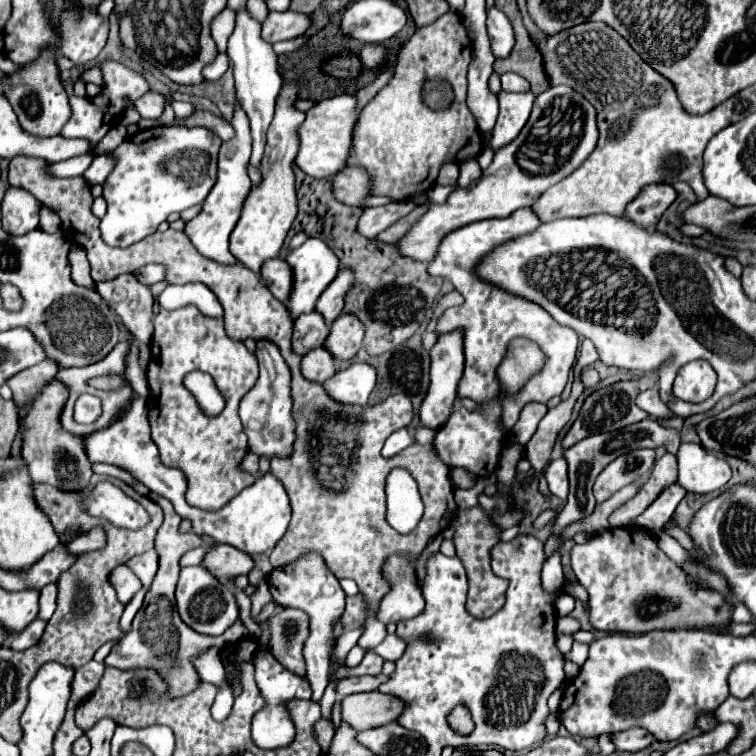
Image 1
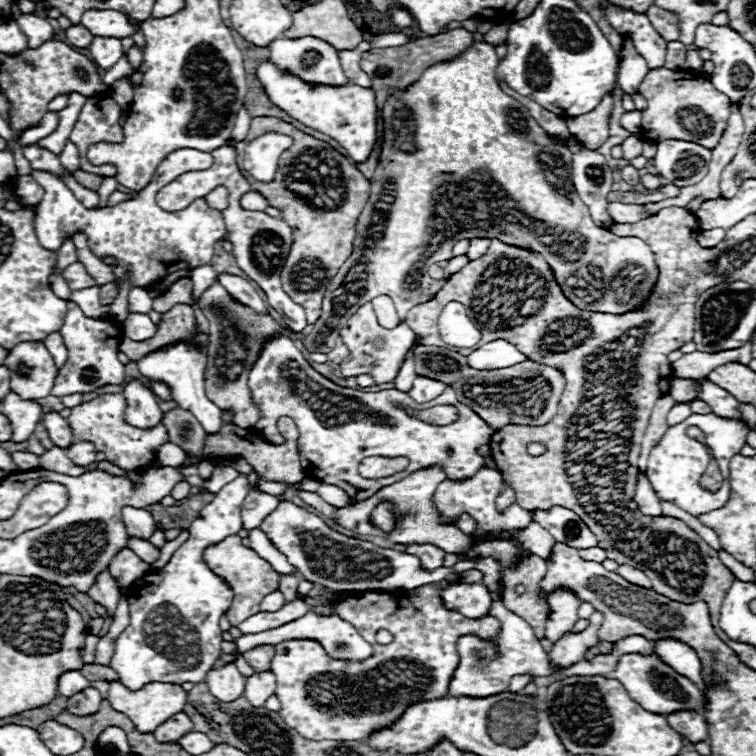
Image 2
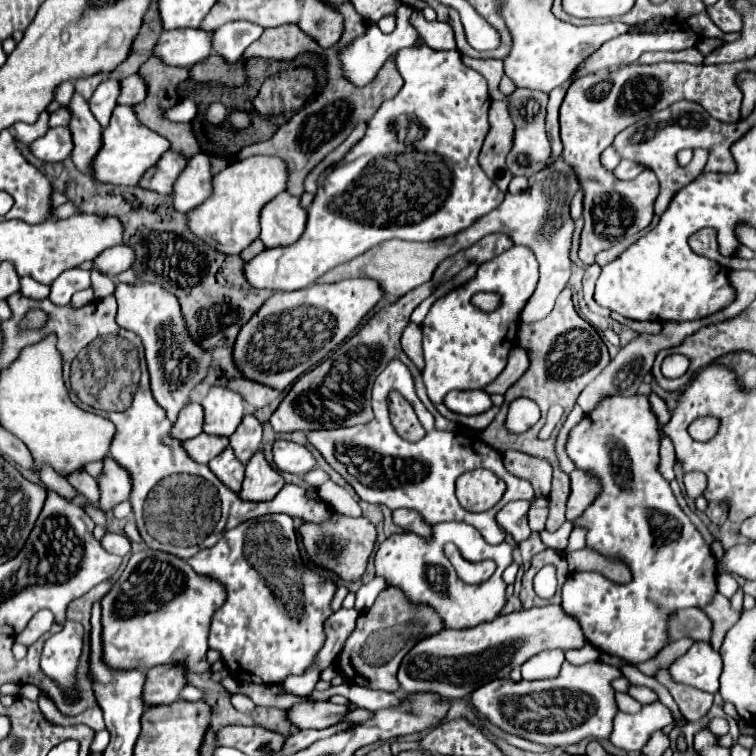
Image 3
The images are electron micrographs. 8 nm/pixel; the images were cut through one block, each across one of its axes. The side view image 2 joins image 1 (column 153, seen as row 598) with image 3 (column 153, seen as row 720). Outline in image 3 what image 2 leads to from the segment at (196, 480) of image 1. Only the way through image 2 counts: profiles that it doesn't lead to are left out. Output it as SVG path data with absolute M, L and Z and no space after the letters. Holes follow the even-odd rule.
M118 284L114 296L118 300L116 322L140 336L146 350L152 394L156 402L166 410L168 418L174 422L176 414L188 402L190 390L208 372L210 354L200 350L200 346L188 338L184 320L180 320L180 304L164 288L156 284Z

